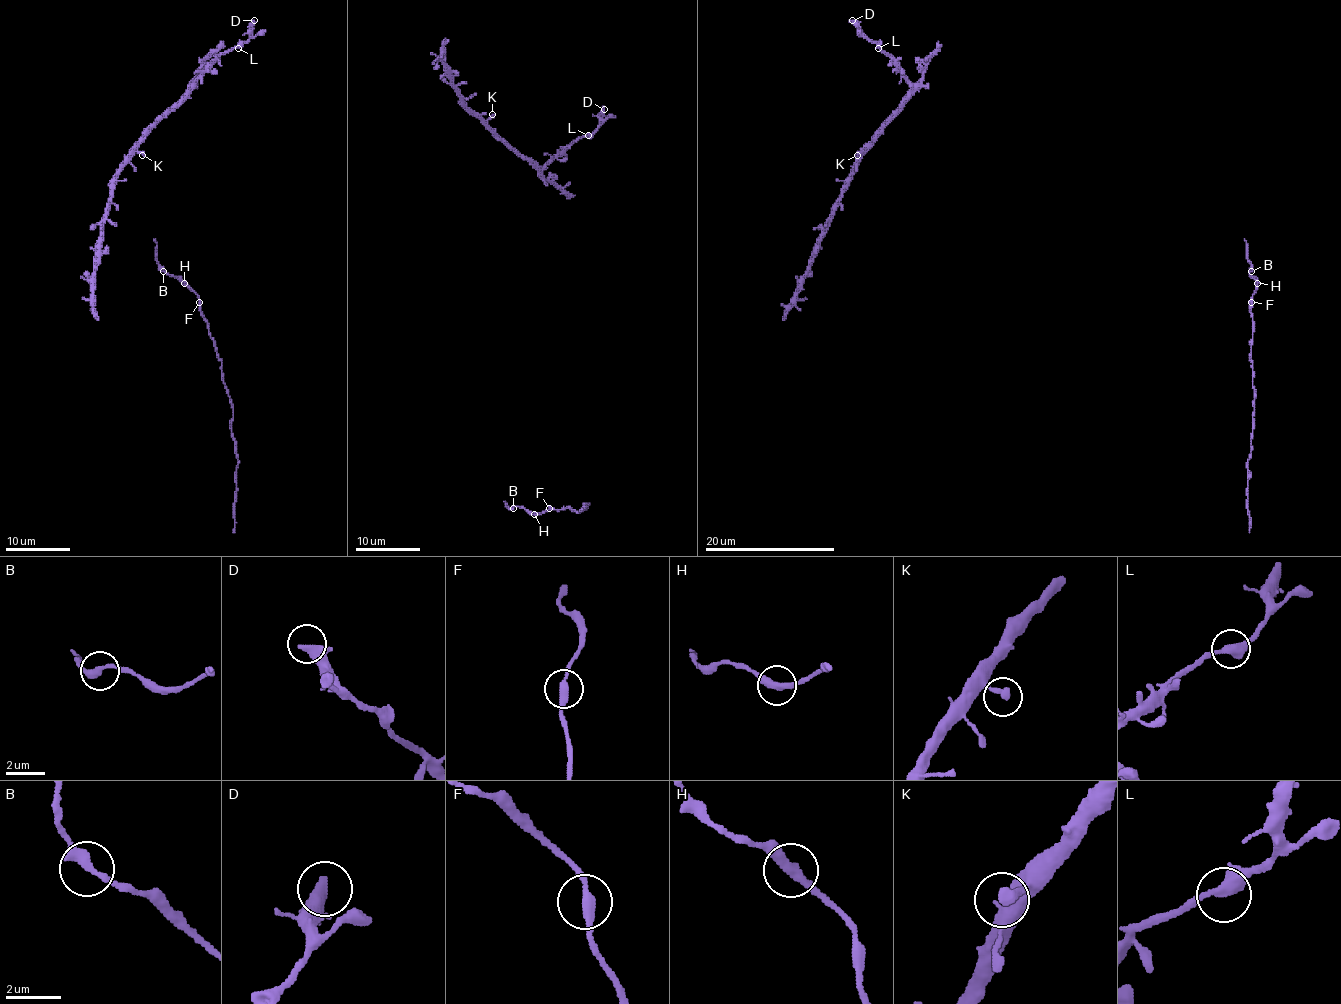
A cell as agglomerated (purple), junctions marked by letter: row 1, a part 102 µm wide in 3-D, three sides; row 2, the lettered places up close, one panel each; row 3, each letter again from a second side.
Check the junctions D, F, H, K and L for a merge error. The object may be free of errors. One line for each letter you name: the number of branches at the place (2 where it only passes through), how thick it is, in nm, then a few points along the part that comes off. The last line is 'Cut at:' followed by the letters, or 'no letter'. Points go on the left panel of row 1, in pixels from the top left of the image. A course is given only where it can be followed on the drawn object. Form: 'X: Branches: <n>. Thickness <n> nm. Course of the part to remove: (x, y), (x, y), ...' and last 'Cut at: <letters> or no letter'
Cut at: no letter

